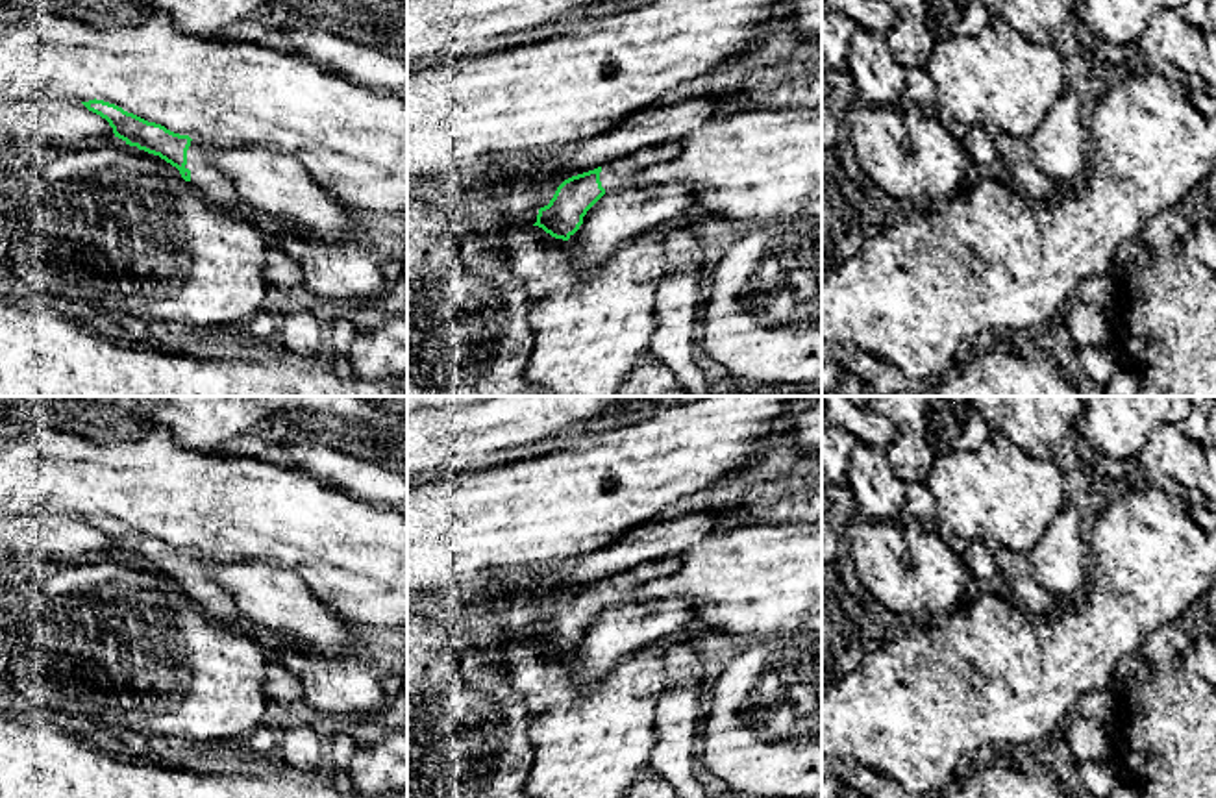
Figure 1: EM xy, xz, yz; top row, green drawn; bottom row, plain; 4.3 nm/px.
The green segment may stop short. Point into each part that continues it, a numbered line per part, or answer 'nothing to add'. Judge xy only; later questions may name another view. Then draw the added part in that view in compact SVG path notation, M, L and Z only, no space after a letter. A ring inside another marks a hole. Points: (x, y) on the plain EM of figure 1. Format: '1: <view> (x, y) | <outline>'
1: xy (206, 591) | M198 554L191 555L187 565L187 580L191 598L198 609L213 620L226 624L237 631L254 631L254 626L241 615L235 602L226 594L211 574L213 561Z

